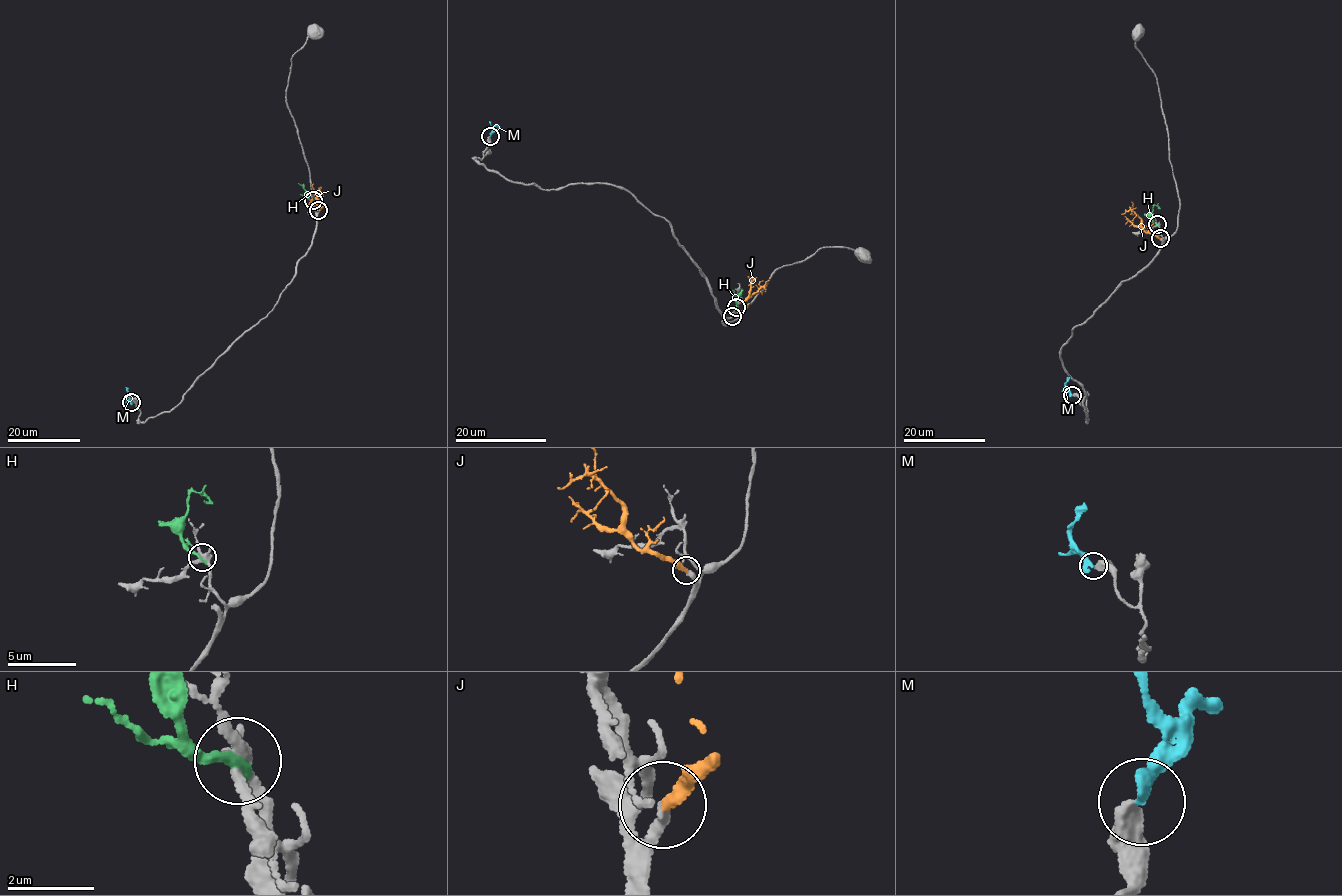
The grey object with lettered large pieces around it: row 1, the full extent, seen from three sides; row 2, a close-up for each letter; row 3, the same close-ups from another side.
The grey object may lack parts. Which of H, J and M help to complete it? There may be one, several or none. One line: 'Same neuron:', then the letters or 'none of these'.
Same neuron: J

